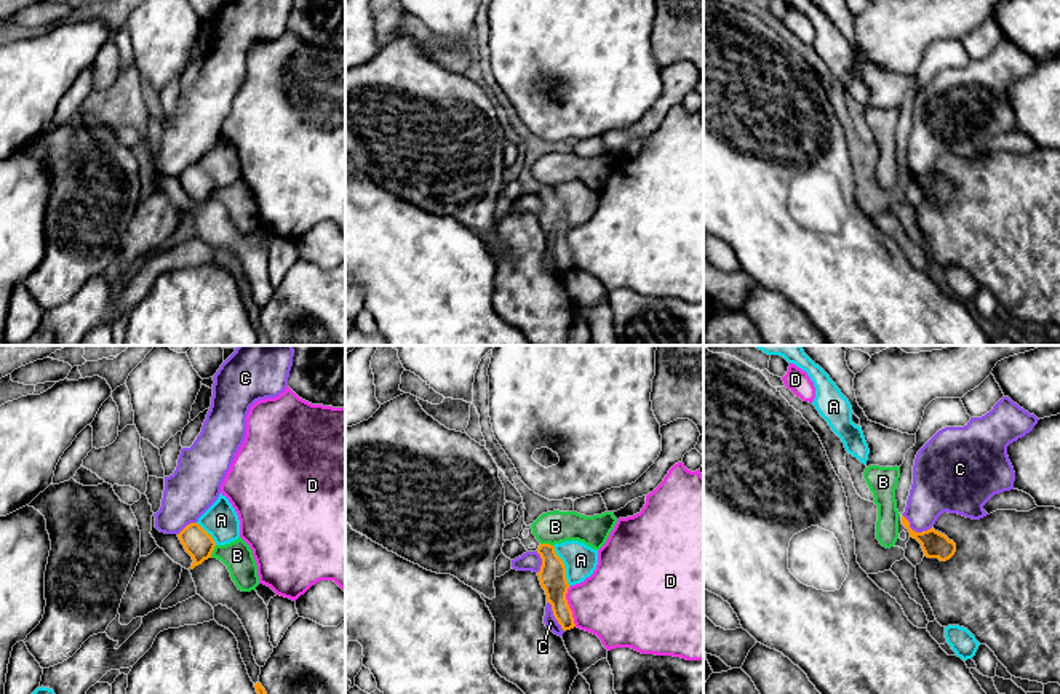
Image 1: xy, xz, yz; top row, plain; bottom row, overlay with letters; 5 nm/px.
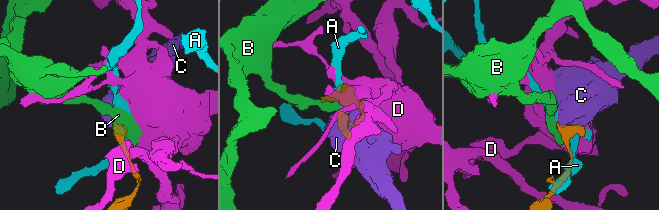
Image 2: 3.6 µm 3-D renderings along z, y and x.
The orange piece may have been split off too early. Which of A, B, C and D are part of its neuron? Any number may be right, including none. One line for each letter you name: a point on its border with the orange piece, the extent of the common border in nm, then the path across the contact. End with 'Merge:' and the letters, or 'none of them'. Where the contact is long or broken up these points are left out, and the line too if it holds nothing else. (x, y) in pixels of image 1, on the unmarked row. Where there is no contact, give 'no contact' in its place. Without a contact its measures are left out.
Merge: none of them

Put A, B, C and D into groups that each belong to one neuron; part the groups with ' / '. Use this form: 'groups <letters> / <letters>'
groups A / B / C / D

